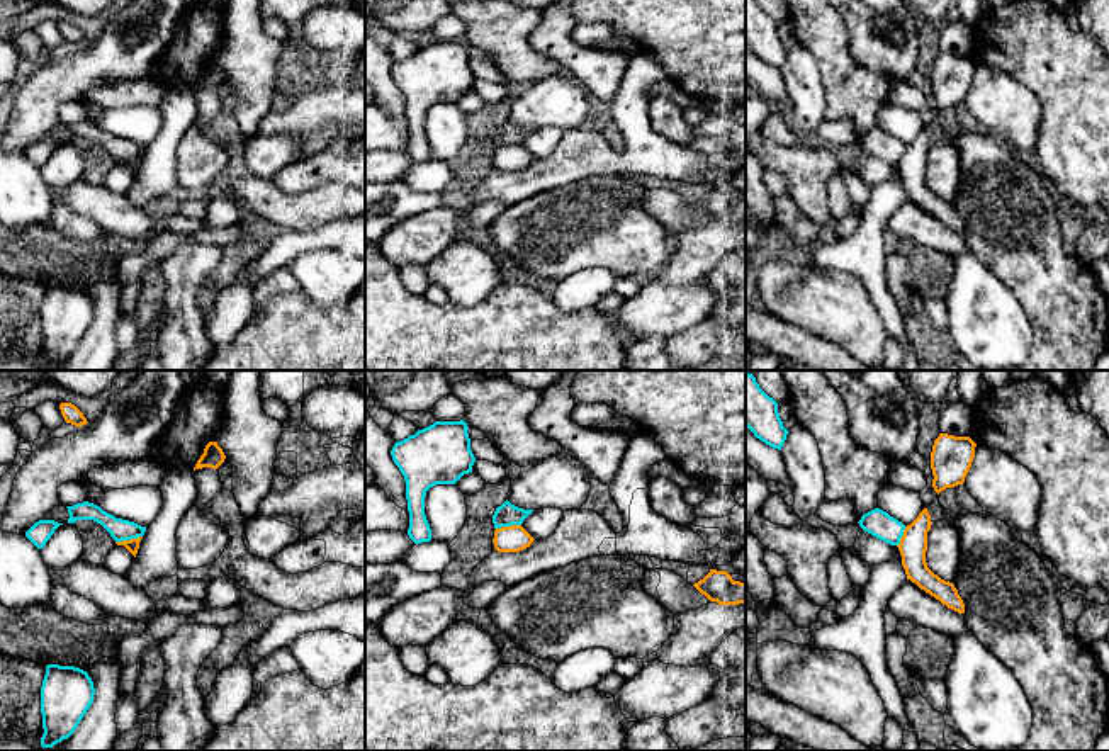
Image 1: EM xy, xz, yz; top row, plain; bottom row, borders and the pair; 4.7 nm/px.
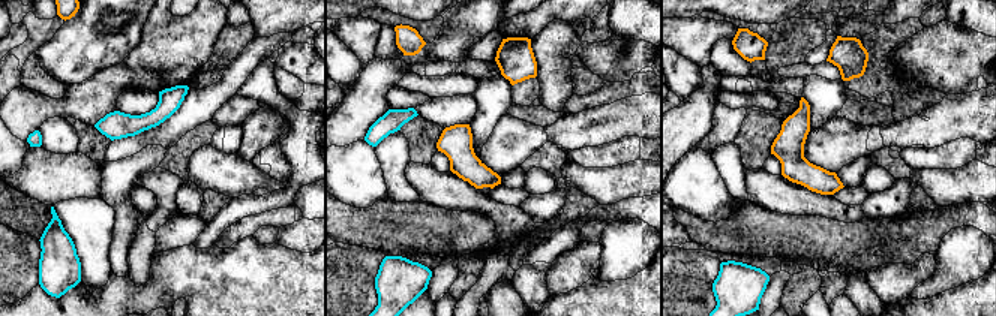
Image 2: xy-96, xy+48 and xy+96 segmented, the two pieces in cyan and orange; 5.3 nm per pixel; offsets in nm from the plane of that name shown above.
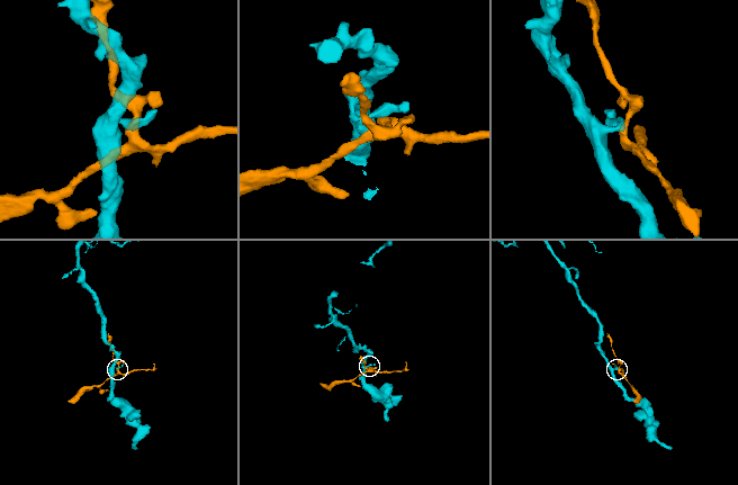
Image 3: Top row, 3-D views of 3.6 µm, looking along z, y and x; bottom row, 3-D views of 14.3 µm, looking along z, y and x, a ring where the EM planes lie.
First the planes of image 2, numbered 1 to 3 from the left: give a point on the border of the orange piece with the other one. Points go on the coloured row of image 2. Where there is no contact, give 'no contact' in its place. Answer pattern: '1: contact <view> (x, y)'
1: no contact
2: no contact
3: no contact

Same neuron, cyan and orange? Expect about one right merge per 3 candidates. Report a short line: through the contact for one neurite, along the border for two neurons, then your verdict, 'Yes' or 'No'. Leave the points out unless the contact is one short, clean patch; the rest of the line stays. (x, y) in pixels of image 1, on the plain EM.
Line: xy (141, 155), (116, 162). No

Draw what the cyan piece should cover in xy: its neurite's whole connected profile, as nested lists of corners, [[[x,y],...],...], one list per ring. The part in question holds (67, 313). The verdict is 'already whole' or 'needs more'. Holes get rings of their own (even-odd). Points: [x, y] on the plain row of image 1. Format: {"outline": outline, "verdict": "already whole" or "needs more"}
{"outline": [[[48,284],[41,306],[42,367],[68,359],[93,321],[95,308],[87,291]]], "verdict": "already whole"}

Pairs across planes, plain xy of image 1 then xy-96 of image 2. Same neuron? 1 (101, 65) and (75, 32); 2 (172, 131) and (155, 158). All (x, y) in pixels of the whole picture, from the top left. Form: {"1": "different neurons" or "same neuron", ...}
{"1": "same neuron", "2": "same neuron"}

